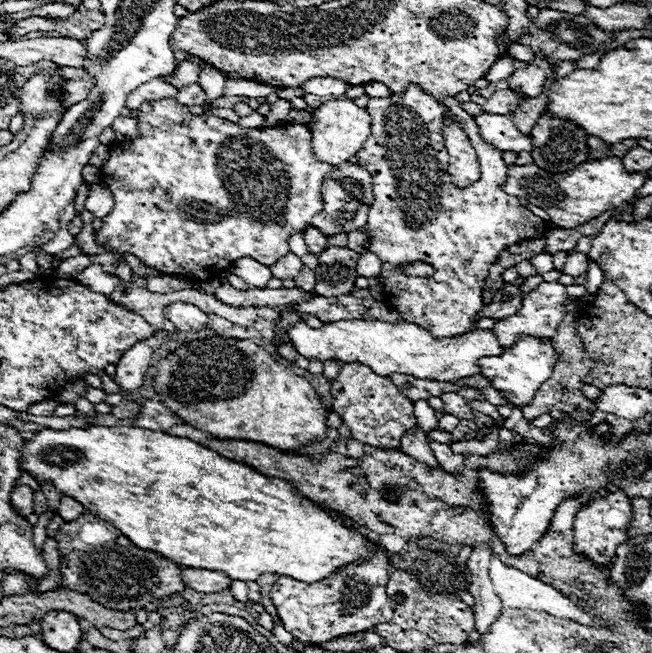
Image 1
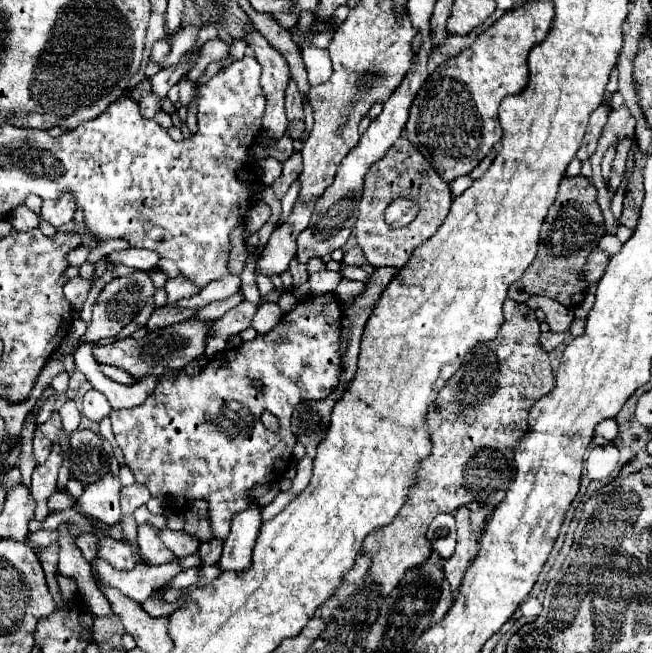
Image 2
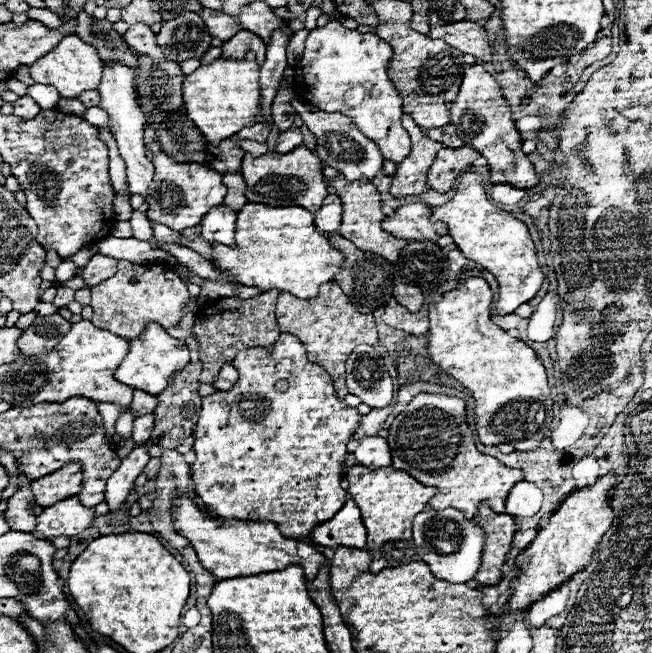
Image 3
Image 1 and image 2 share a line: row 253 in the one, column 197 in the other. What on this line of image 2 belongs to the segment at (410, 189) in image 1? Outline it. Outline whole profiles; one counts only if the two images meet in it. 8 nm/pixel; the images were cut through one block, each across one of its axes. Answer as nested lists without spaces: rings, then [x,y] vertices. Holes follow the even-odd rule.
[[[324,294],[324,296],[316,296],[316,298],[308,298],[308,300],[302,300],[300,306],[296,306],[294,310],[290,310],[288,314],[284,314],[284,318],[278,322],[278,326],[268,332],[268,334],[258,334],[254,340],[250,342],[244,342],[242,346],[238,348],[226,348],[224,352],[220,352],[218,356],[214,356],[198,374],[188,374],[184,370],[166,370],[160,380],[156,382],[156,388],[154,392],[146,398],[144,404],[136,406],[136,408],[130,408],[130,410],[112,410],[110,412],[110,420],[112,420],[112,430],[114,430],[114,438],[116,438],[116,444],[120,446],[122,454],[124,454],[124,462],[126,466],[132,470],[134,478],[138,484],[146,486],[150,490],[150,494],[154,498],[162,498],[168,502],[168,506],[172,508],[186,508],[188,504],[196,502],[196,500],[206,500],[208,502],[208,516],[210,516],[210,530],[212,530],[212,538],[218,538],[218,540],[226,540],[228,532],[230,532],[230,522],[232,522],[232,516],[250,508],[252,502],[250,502],[250,492],[254,486],[258,484],[266,484],[266,482],[276,482],[280,480],[286,470],[288,470],[288,462],[292,458],[292,448],[296,444],[296,438],[292,434],[292,428],[290,428],[290,416],[292,416],[292,410],[298,402],[302,400],[320,400],[320,398],[326,398],[330,394],[332,388],[338,386],[338,376],[340,376],[340,316],[342,316],[342,310],[340,310],[340,304],[338,304],[338,298],[334,294]],[[252,380],[262,380],[264,384],[264,392],[258,392],[252,388]],[[268,410],[272,412],[274,416],[280,418],[280,430],[278,432],[270,432],[264,428],[264,424],[260,422],[260,416],[262,412]]]

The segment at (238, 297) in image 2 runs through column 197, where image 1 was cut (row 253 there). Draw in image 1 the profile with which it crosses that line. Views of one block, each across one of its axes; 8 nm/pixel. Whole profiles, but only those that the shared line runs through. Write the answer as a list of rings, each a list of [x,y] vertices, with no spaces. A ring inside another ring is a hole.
[[[314,228],[304,232],[304,240],[306,240],[310,254],[320,254],[328,246],[328,236],[324,236],[320,230],[314,230]]]

